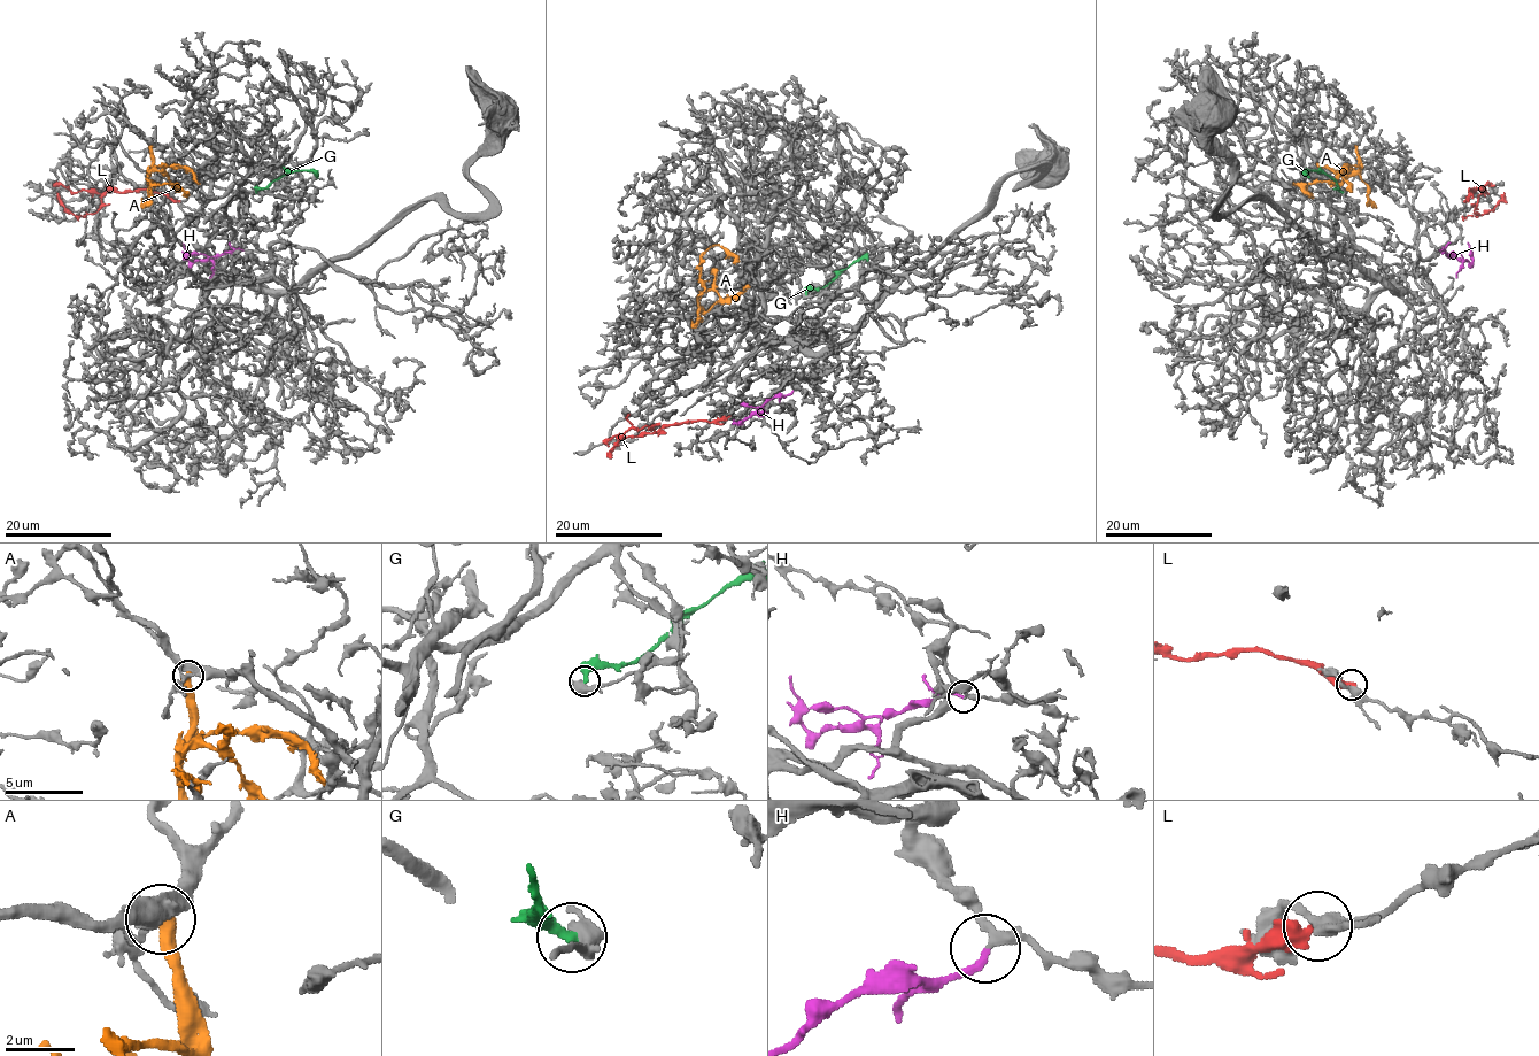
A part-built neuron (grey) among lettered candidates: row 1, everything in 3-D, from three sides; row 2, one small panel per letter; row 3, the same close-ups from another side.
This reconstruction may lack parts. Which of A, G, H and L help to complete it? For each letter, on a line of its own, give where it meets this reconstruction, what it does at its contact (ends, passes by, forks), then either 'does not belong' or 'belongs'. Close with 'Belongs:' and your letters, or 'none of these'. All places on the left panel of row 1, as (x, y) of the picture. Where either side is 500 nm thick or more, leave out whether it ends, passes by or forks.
A: (151, 146) | does not belong
G: (255, 192) | it ends | does not belong
H: (242, 249) | it ends | belongs
L: (178, 201) | it ends | does not belong
Belongs: H

